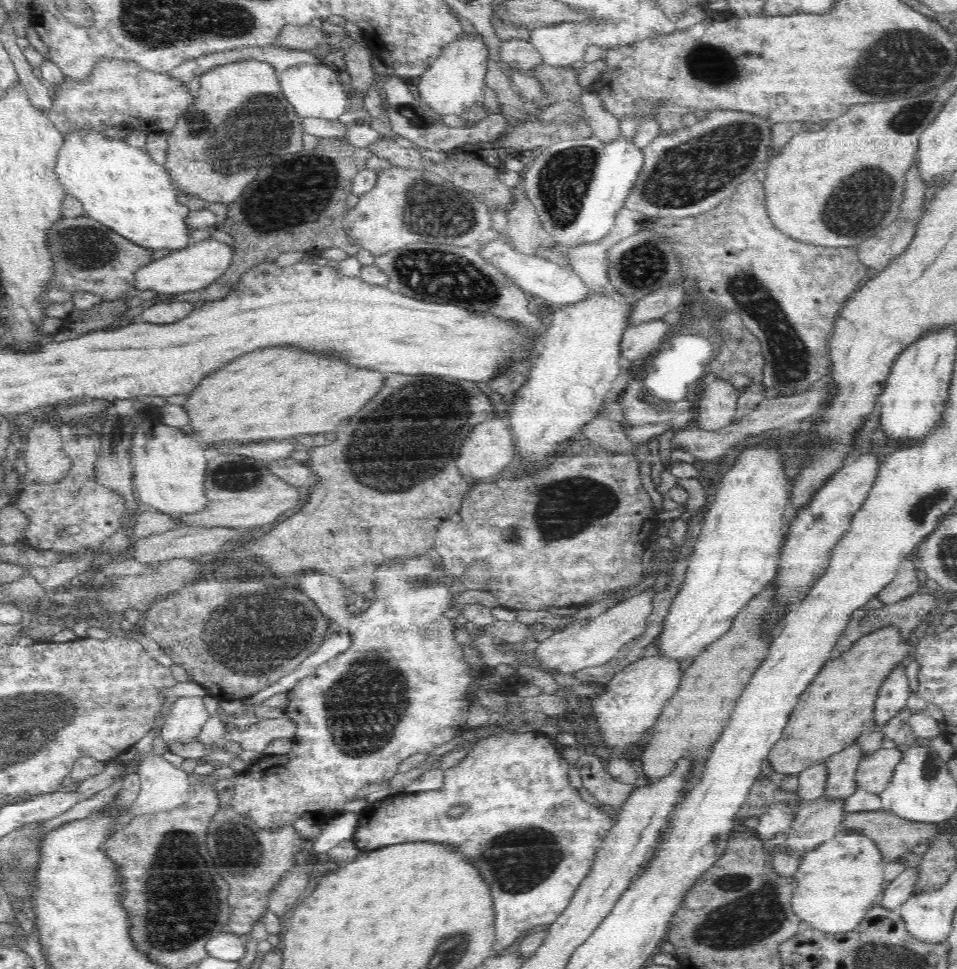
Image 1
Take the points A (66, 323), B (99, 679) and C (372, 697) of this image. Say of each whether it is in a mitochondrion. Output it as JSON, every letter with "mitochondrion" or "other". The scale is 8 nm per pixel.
{"A":"other","B":"other","C":"mitochondrion"}

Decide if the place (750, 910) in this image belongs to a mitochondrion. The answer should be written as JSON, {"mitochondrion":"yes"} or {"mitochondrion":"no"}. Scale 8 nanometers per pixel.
{"mitochondrion":"yes"}

